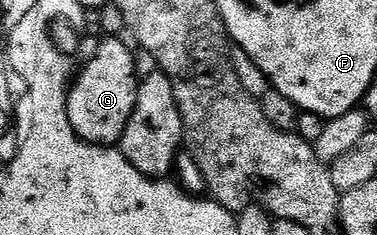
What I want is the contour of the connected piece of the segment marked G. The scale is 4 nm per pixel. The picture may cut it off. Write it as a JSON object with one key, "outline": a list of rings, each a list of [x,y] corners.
{"outline":[[[104,38],[84,69],[71,81],[68,90],[68,113],[74,134],[98,148],[119,145],[122,134],[134,114],[140,80],[136,75],[136,58],[120,38]]]}

